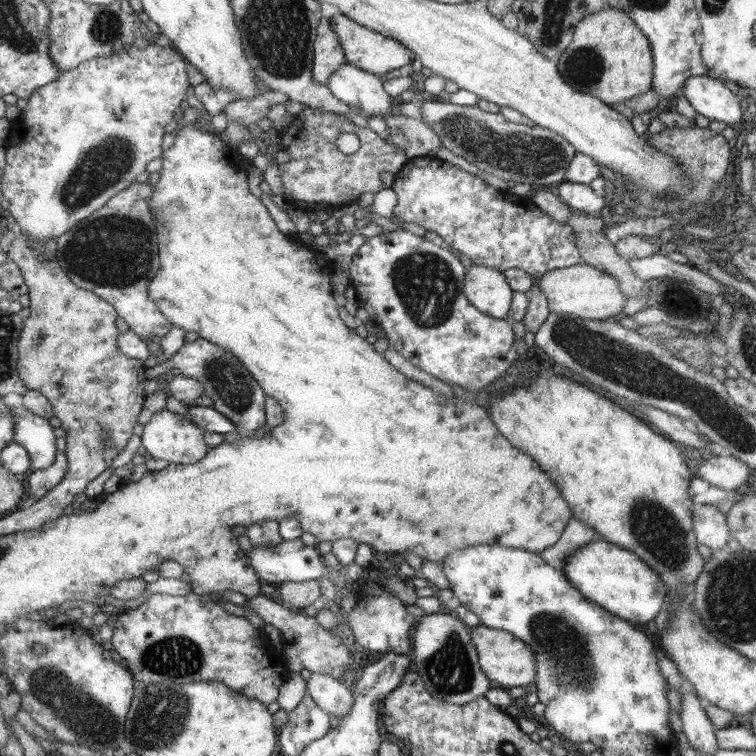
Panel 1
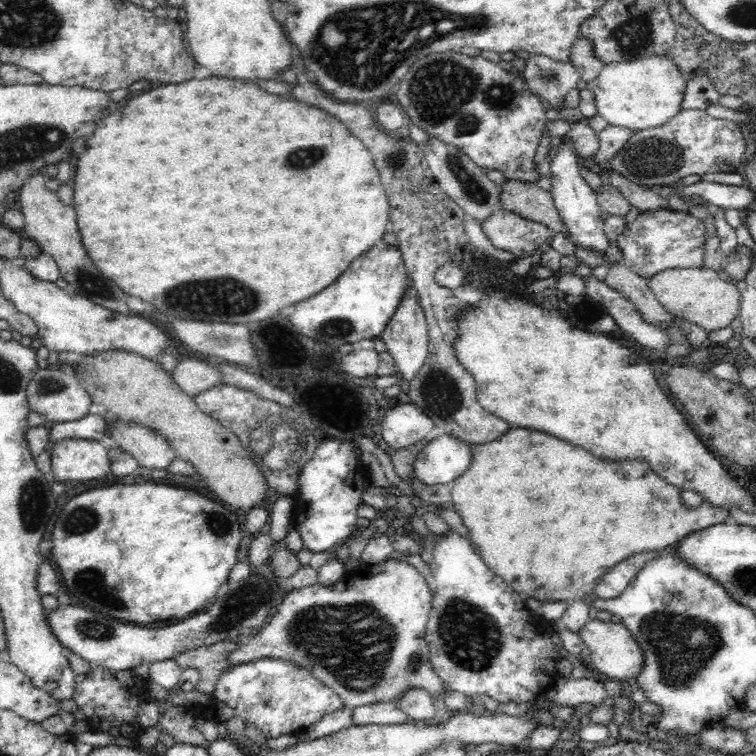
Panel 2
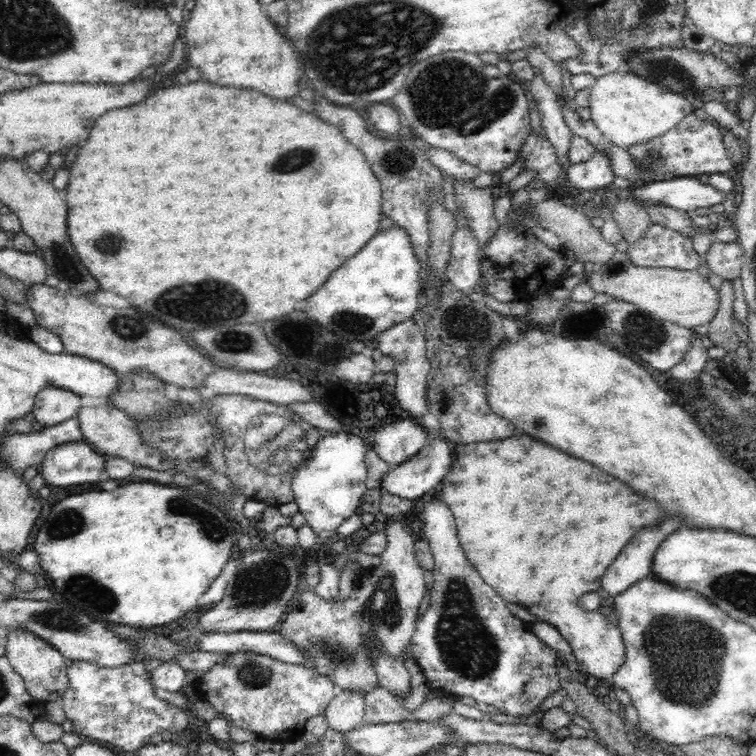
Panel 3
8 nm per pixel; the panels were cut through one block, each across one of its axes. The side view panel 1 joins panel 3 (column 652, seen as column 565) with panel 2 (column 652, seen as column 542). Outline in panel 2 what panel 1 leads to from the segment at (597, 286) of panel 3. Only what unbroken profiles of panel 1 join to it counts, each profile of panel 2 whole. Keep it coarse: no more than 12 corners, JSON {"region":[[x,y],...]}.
{"region":[[710,268],[647,283],[670,315],[707,331],[741,314],[736,282]]}

